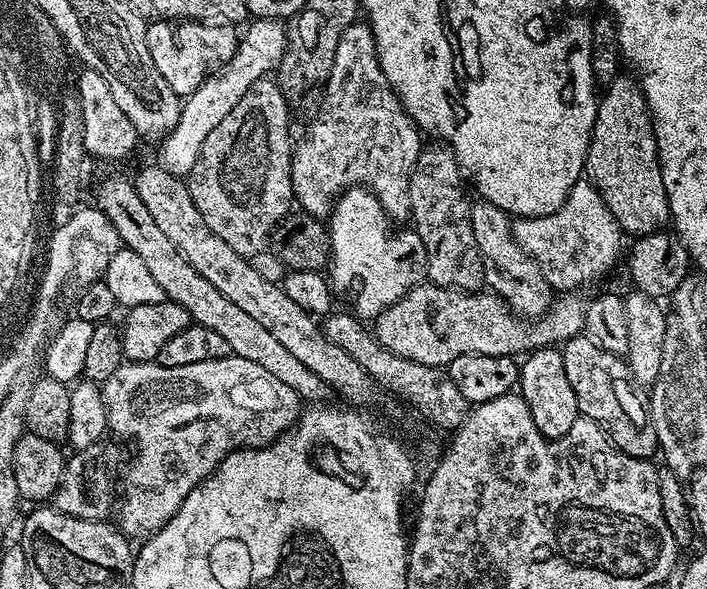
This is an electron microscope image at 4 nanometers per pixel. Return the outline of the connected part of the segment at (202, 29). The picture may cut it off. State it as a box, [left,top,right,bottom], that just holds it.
[146,18,238,97]

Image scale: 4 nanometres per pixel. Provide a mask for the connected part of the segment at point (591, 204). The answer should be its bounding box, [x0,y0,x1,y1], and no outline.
[510,178,622,293]

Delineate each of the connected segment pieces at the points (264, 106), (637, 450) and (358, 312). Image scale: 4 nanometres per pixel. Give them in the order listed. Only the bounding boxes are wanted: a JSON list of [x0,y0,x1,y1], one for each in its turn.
[[186,79,294,258],[562,334,658,460],[326,186,417,317]]

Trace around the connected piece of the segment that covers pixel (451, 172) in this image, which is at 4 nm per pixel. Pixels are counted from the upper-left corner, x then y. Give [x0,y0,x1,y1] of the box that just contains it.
[408,142,485,292]

